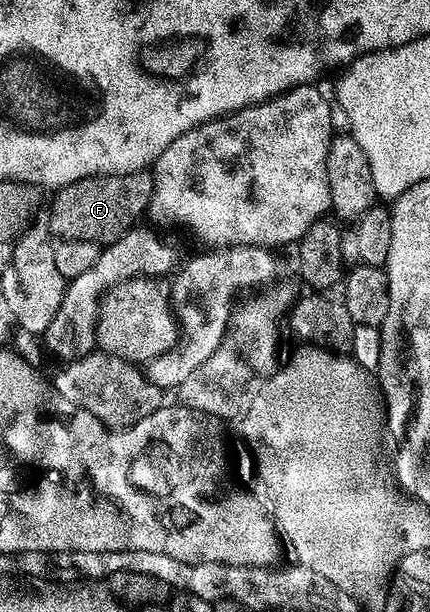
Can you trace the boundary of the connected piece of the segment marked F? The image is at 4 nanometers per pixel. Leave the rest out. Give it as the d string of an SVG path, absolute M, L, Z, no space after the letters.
M149 170L123 175L93 175L67 187L57 188L54 204L48 207L50 234L55 240L114 243L139 222L154 198L154 176Z

